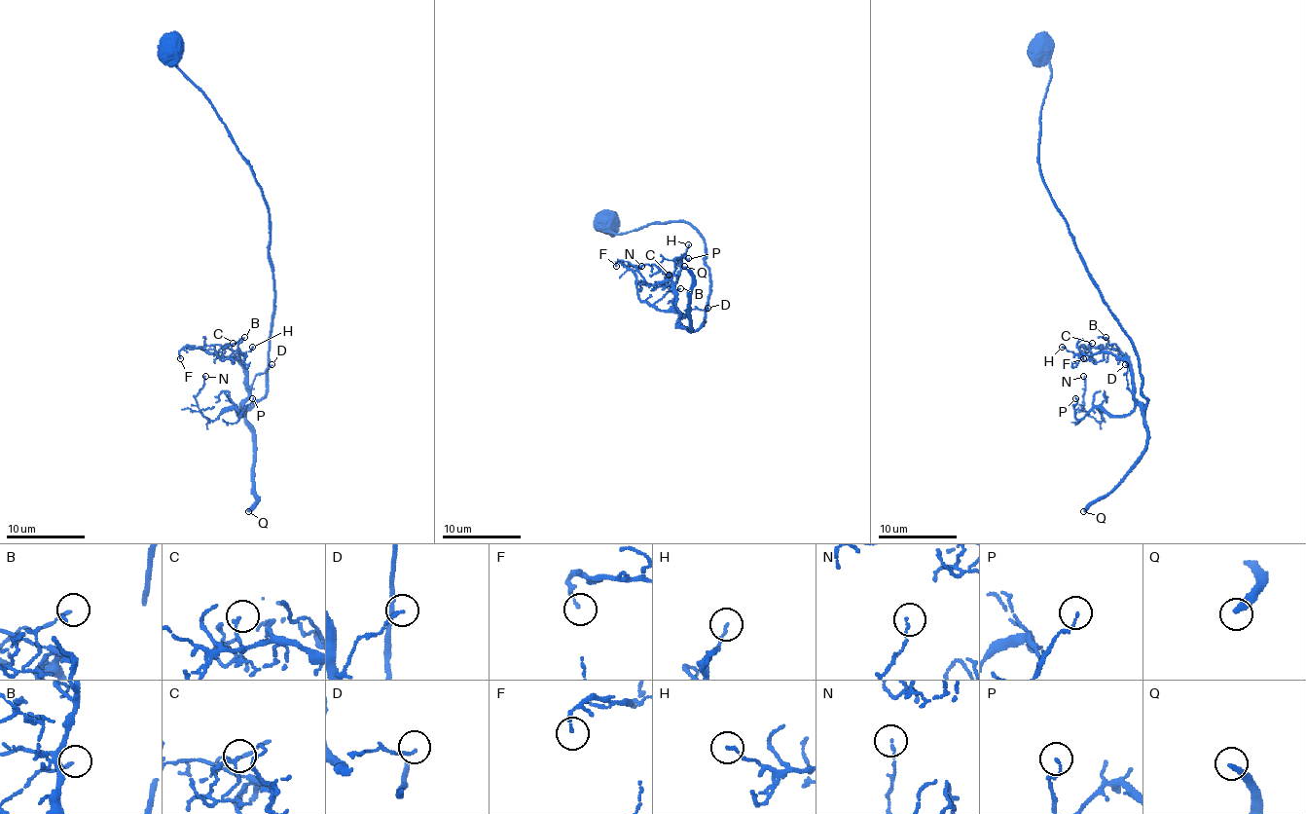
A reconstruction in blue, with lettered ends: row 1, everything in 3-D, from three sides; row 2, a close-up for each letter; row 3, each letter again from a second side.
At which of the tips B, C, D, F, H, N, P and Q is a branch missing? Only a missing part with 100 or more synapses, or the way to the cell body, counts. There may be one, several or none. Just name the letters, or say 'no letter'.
Q

